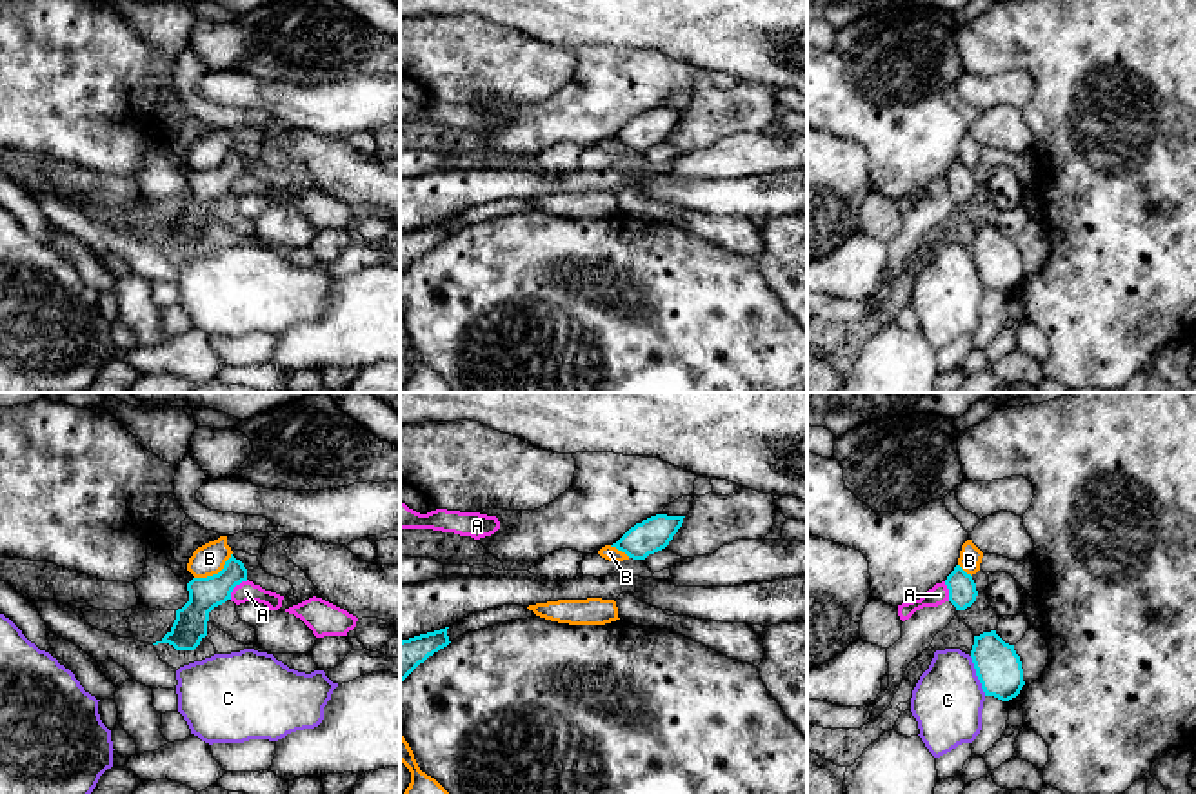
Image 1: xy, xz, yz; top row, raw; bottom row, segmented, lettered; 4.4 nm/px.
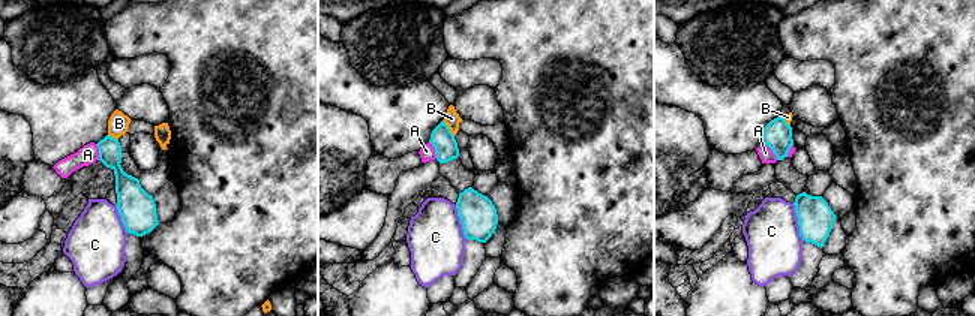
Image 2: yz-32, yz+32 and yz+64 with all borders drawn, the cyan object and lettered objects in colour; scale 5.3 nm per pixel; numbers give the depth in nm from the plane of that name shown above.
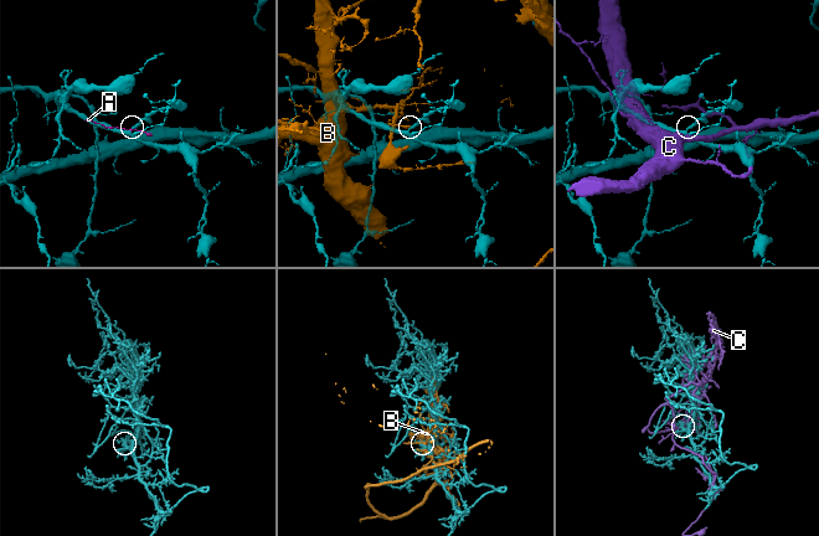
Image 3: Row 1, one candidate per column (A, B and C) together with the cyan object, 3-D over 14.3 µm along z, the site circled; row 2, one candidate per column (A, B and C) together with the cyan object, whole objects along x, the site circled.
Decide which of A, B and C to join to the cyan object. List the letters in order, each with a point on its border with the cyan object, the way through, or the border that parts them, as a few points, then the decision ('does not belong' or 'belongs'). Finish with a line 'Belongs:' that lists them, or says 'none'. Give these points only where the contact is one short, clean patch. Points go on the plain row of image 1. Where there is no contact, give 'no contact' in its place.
A: xy (235, 178) | along xy (248, 173), (242, 173), (229, 191) | does not belong
B: xy (215, 168) | does not belong
C: yz (976, 267) | does not belong
Belongs: none

